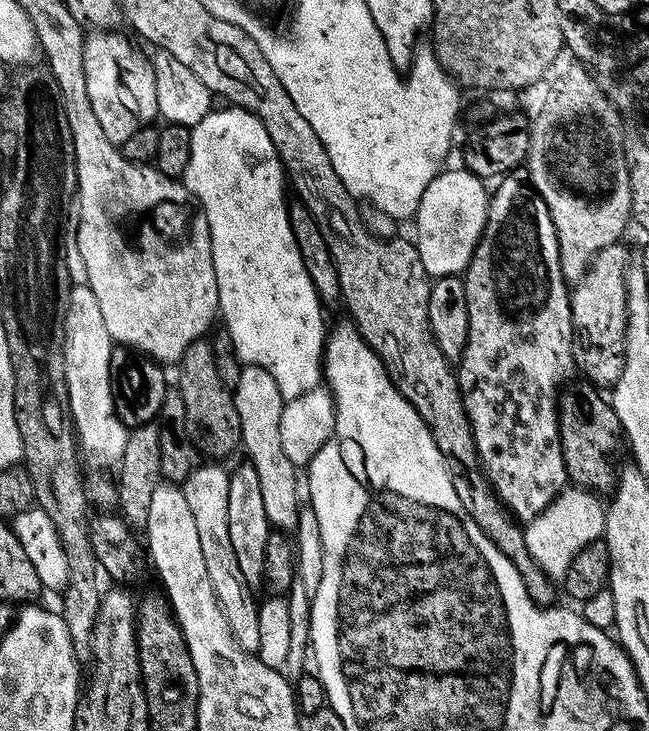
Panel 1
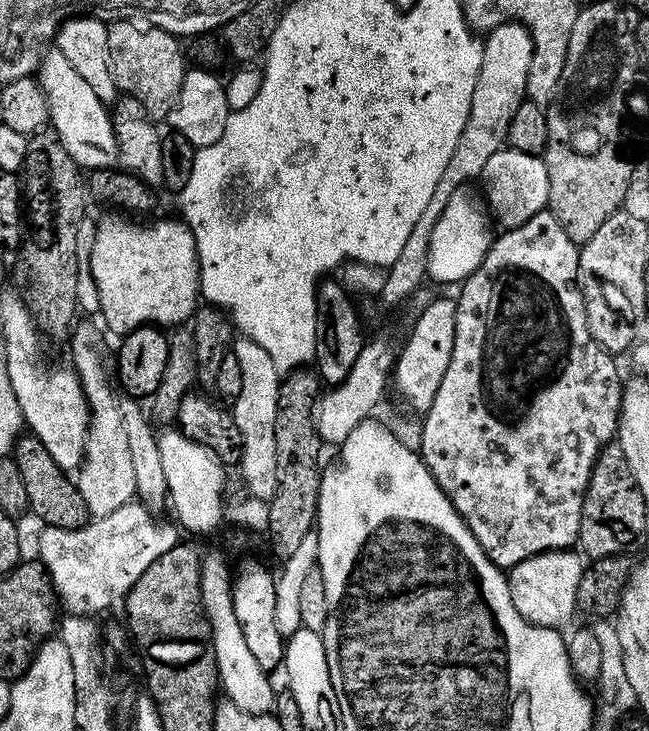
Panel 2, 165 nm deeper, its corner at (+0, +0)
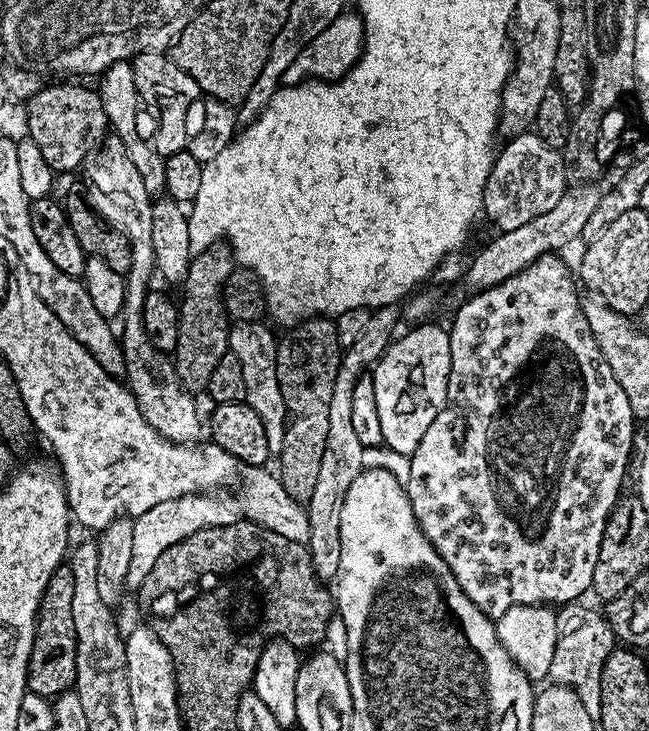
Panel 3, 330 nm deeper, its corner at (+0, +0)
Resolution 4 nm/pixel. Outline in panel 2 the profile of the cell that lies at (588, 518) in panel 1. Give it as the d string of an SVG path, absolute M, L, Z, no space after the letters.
M567 549L543 552L509 569L508 585L514 606L532 624L562 630L573 614L577 613L578 584L585 565L583 557L575 552L577 551Z

